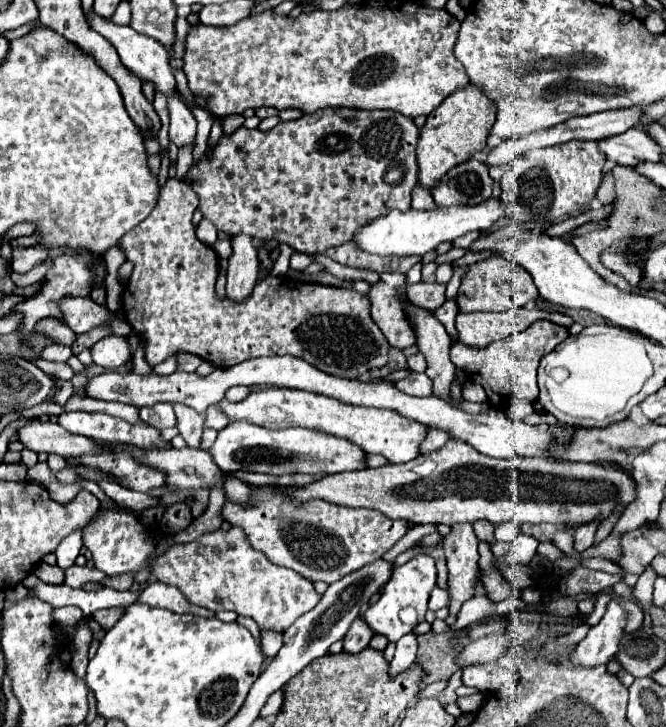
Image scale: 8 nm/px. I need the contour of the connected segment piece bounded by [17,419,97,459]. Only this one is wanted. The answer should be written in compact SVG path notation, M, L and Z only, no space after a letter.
M35 419L33 423L27 423L17 431L19 441L35 451L35 453L57 453L61 457L73 457L81 459L81 455L89 455L89 451L97 451L97 443L93 439L69 435L61 425L57 423L41 423Z

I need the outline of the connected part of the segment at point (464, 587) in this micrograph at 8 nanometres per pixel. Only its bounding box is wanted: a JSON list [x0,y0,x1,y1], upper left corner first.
[443,525,479,617]

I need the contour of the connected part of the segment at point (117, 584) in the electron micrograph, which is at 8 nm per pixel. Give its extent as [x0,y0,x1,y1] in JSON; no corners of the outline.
[100,573,134,591]

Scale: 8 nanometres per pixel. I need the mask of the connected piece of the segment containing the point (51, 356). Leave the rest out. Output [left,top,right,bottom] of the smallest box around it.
[41,345,73,361]

